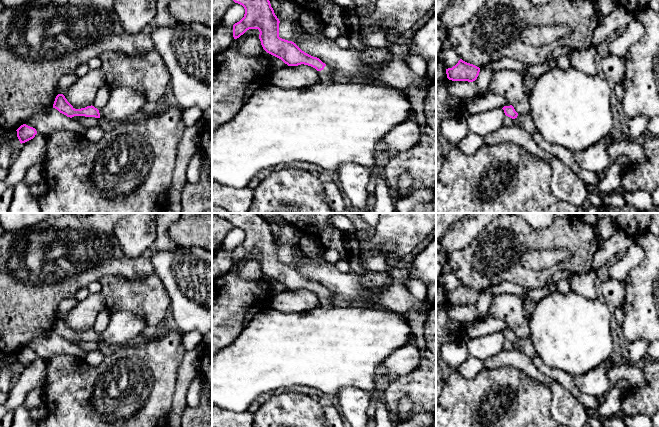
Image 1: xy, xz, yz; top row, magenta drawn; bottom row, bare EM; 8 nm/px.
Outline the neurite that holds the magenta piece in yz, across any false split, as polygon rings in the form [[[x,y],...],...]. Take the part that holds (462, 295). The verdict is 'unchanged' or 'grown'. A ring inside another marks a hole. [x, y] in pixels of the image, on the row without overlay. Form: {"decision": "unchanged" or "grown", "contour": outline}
{"decision": "unchanged", "contour": [[[460,283],[452,292],[446,293],[447,302],[452,305],[473,306],[477,303],[480,292]]]}

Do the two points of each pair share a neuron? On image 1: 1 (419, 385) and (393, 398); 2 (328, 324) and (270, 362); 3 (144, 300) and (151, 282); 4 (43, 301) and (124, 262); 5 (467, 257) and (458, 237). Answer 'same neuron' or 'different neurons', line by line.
1: same neuron
2: same neuron
3: same neuron
4: same neuron
5: different neurons

